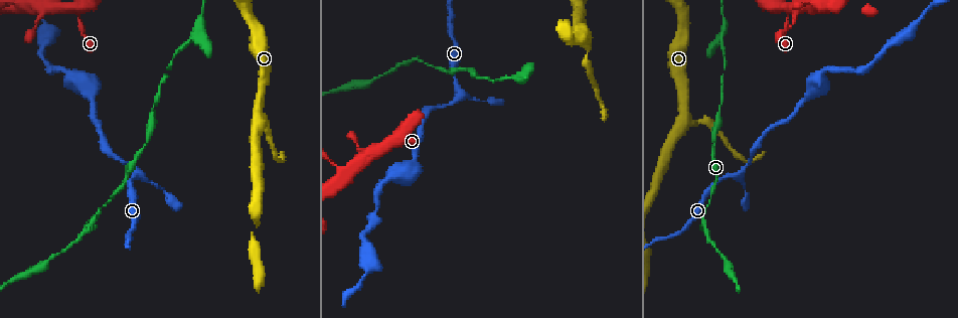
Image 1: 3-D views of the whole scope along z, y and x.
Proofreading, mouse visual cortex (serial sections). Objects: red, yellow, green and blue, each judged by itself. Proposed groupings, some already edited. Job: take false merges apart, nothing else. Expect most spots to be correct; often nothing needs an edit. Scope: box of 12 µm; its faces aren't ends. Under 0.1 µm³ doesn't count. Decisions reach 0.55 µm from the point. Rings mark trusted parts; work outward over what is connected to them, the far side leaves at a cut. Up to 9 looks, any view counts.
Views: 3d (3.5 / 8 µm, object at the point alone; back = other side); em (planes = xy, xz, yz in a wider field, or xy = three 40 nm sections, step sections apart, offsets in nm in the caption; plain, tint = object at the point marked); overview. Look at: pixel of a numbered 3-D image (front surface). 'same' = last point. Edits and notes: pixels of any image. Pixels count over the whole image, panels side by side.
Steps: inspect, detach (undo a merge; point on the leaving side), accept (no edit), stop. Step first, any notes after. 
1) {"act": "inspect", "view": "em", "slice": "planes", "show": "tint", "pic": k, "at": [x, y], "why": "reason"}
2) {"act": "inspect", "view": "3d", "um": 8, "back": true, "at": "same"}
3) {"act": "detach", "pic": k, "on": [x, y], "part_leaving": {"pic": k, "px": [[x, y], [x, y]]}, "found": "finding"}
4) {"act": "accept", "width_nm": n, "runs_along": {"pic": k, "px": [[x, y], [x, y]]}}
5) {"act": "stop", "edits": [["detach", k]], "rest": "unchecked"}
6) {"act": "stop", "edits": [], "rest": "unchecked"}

{"act": "inspect", "view": "3d", "um": 8, "pic": 1, "at": [258, 116], "why": "three arms meet"}

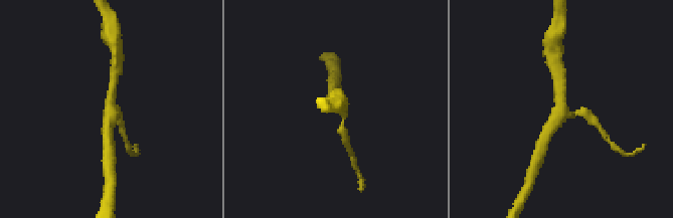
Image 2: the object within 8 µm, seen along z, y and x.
{"act": "inspect", "view": "em", "slice": "planes", "show": "tint", "pic": 2, "at": [560, 110], "arms": 3, "arm_widths_nm": [200, 350, 350]}

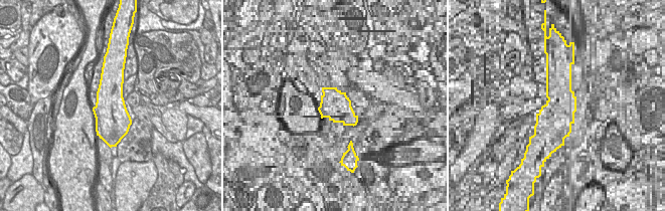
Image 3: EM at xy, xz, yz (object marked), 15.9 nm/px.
{"act": "accept", "runs_along": {"pic": 2, "px": [[559, 79], [561, 108], [547, 135]]}, "found": "continuous, no second cell"}

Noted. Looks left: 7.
{"act": "inspect", "view": "em", "slice": "planes", "show": "tint", "pic": 1, "at": [193, 39], "why": "sudden change in width"}

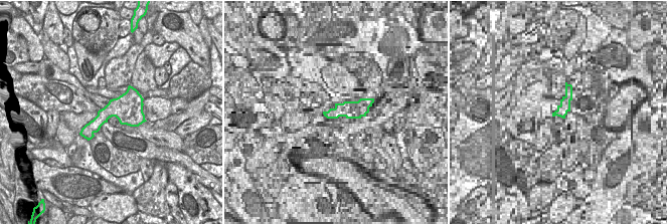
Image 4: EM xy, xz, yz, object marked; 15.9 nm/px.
{"act": "inspect", "view": "3d", "um": 3.5, "at": "same"}

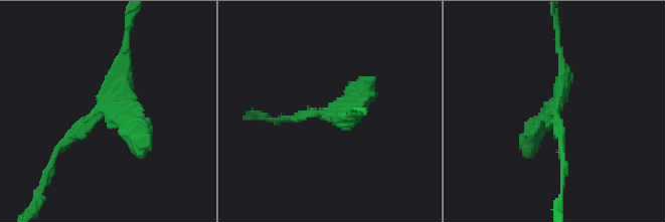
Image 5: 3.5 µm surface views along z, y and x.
{"act": "accept", "found": "one cell here"}

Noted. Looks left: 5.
{"act": "inspect", "view": "3d", "um": 8, "pic": 1, "at": [750, 163], "why": "sudden change in width"}

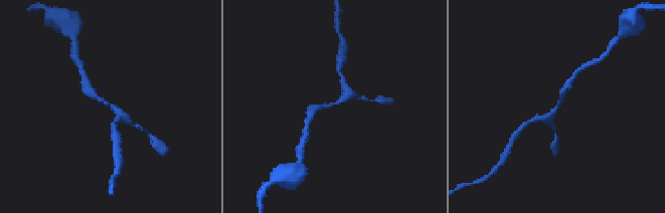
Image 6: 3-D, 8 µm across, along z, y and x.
{"act": "inspect", "view": "3d", "um": 3.5, "pic": 6, "at": [560, 105], "why": "closer look"}

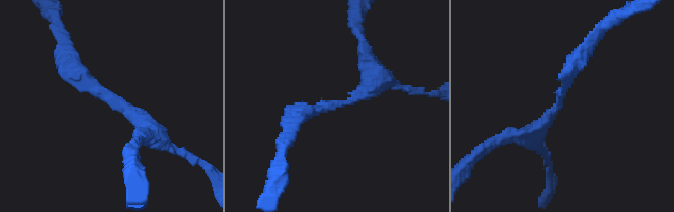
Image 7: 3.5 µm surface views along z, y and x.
{"act": "inspect", "view": "em", "slice": "xy", "step": 5, "show": "tint", "pic": 7, "at": [560, 100], "arm_widths_nm": [250, 250]}

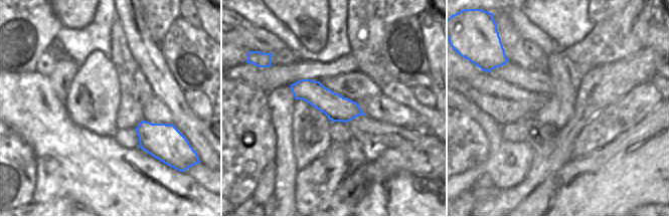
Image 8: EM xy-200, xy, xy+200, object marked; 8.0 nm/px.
{"act": "accept", "found": "continuous, no second cell"}

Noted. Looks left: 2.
{"act": "inspect", "view": "3d", "um": 3.5, "pic": 1, "at": [79, 14], "why": "a narrow waist"}

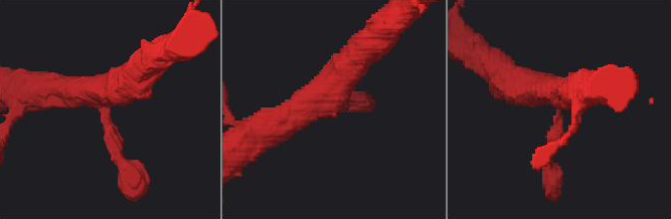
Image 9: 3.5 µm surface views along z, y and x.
{"act": "inspect", "view": "em", "slice": "xy", "step": 2, "show": "tint", "pic": 9, "at": [102, 109], "why": "need the tissue"}

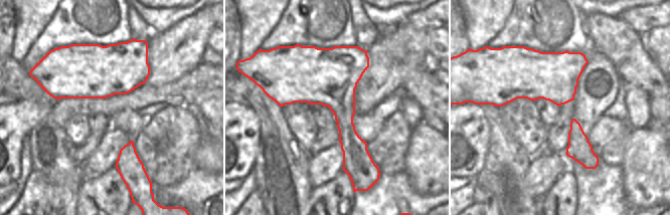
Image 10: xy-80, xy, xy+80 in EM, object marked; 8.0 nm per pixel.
{"act": "accept", "runs_along": {"pic": 9, "px": [[129, 171], [98, 96], [51, 87]]}, "found": "all the same cell"}

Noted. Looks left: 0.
{"act": "stop", "edits": [], "rest": "unchecked"}

